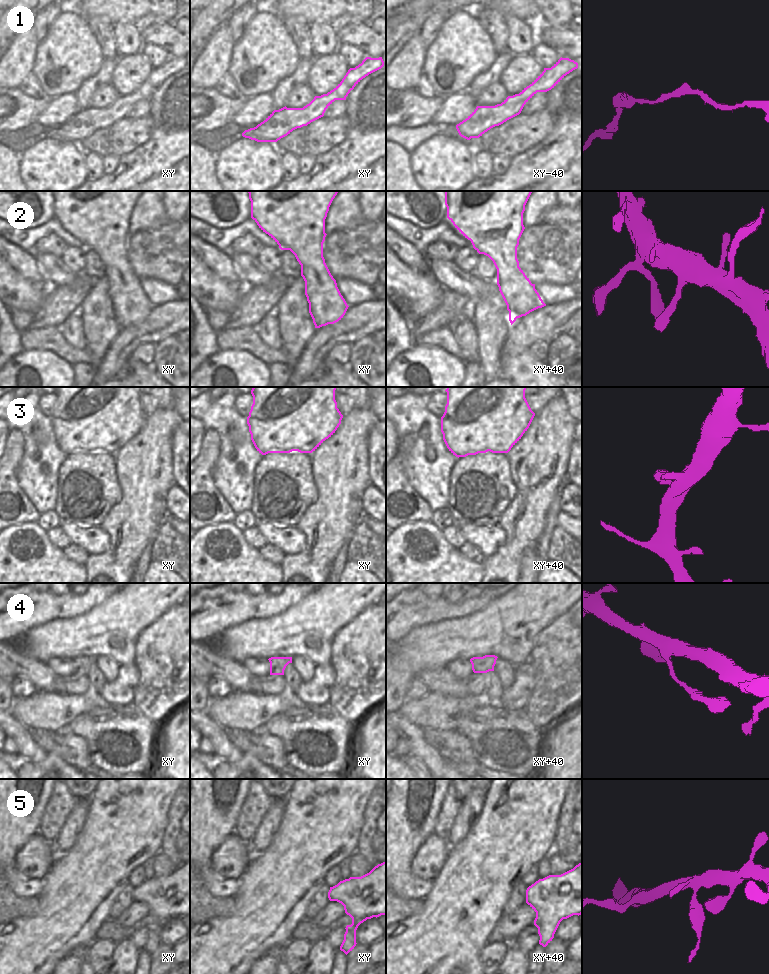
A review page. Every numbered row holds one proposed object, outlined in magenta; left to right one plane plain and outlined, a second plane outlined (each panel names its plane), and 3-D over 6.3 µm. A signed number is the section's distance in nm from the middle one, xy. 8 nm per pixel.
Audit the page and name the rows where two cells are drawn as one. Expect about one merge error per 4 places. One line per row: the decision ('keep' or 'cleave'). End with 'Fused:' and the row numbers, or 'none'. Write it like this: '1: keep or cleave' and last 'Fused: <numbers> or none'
1: keep
2: keep
3: keep
4: keep
5: keep
Fused: none

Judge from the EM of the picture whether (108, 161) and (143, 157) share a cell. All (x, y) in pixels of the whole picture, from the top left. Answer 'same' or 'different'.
different

